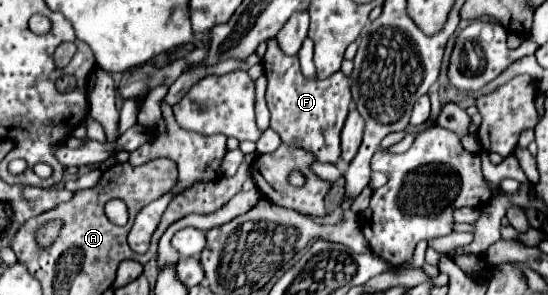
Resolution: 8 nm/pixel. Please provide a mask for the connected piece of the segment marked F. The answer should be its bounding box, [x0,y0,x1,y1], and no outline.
[262,38,352,164]

